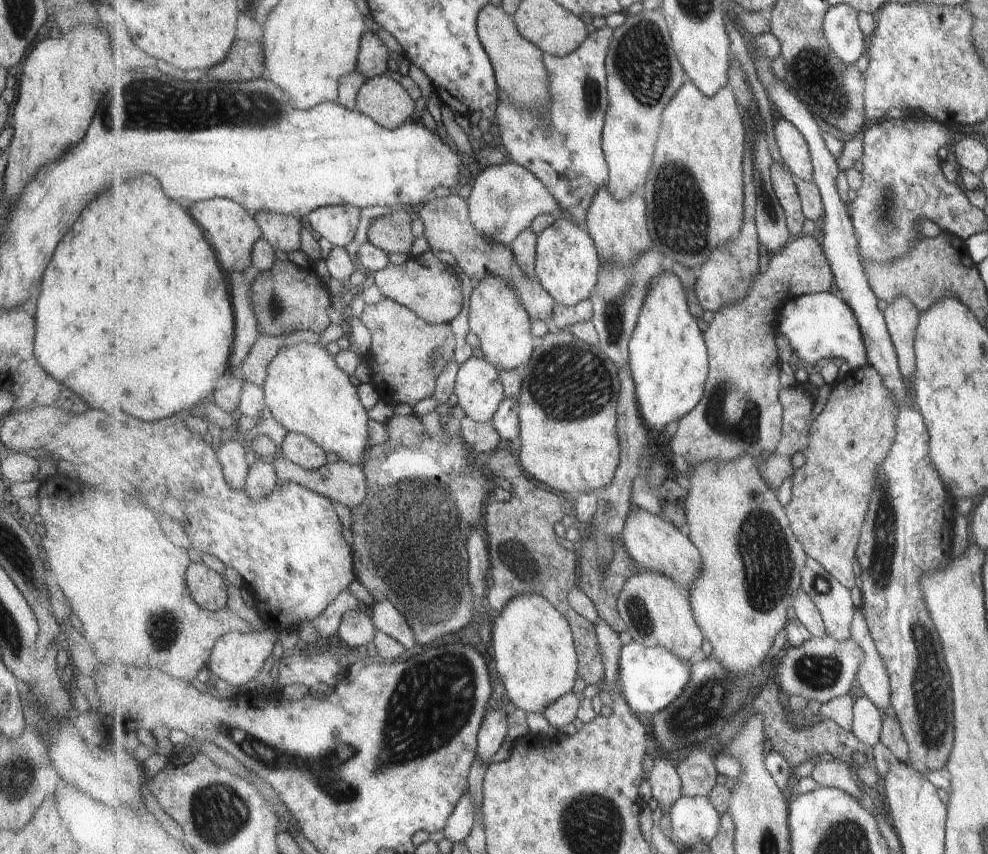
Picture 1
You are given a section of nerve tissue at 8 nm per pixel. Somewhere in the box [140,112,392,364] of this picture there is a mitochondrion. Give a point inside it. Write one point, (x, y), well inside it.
(274, 308)

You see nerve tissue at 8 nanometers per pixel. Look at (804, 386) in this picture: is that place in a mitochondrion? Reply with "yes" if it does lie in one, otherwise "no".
no

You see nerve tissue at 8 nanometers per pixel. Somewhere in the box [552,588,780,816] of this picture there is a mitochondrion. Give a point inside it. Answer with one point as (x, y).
(713, 701)

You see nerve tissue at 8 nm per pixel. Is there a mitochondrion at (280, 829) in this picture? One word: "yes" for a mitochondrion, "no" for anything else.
no

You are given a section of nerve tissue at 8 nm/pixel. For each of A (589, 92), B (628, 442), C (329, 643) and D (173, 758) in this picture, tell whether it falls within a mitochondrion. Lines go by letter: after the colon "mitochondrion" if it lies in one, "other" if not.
A: mitochondrion
B: other
C: other
D: other

